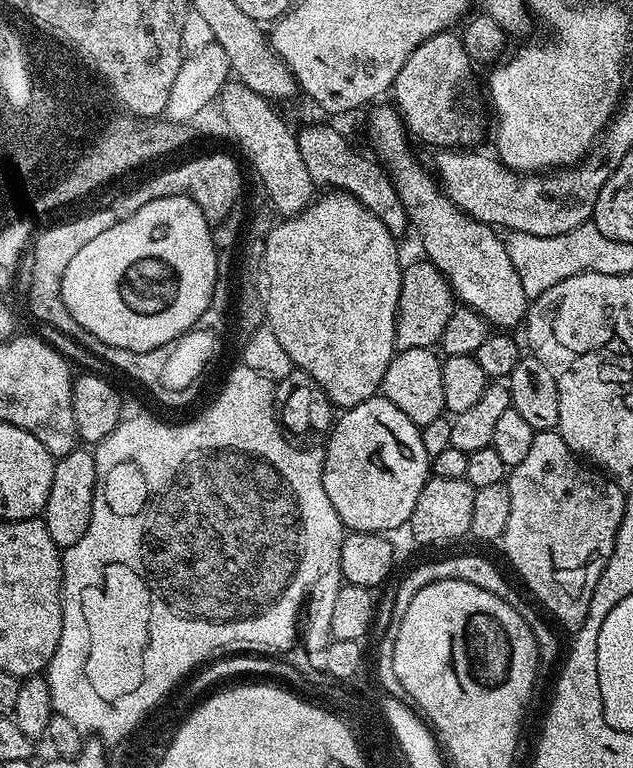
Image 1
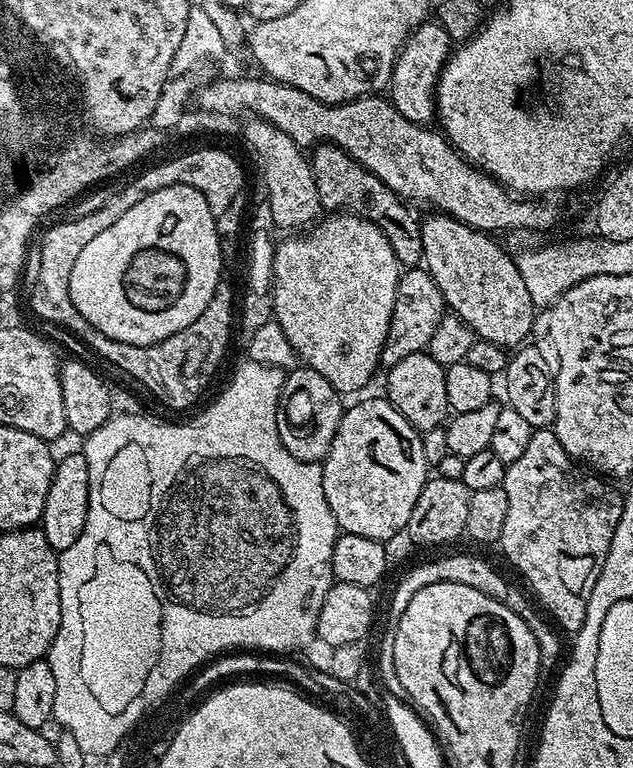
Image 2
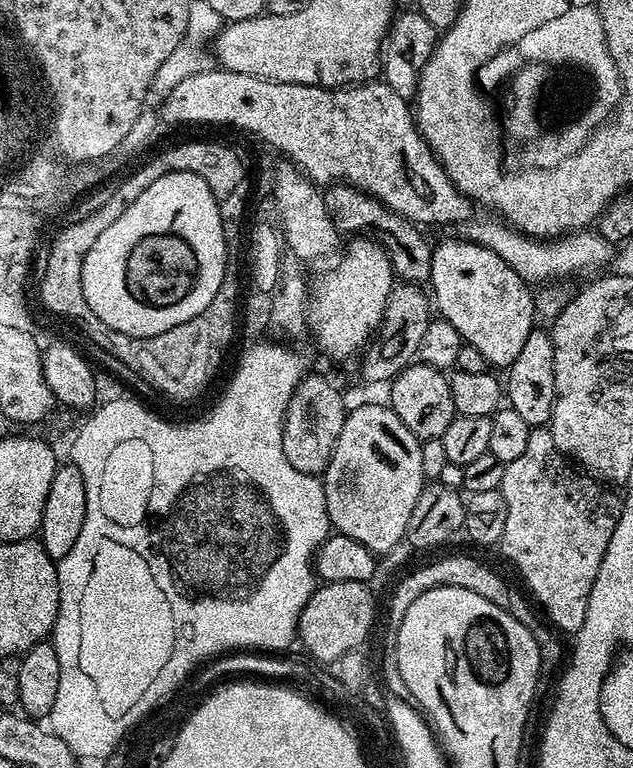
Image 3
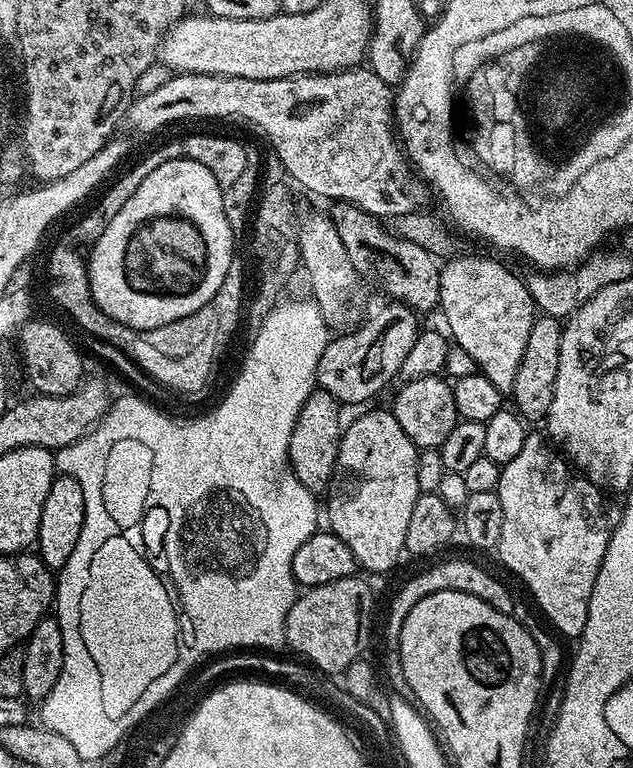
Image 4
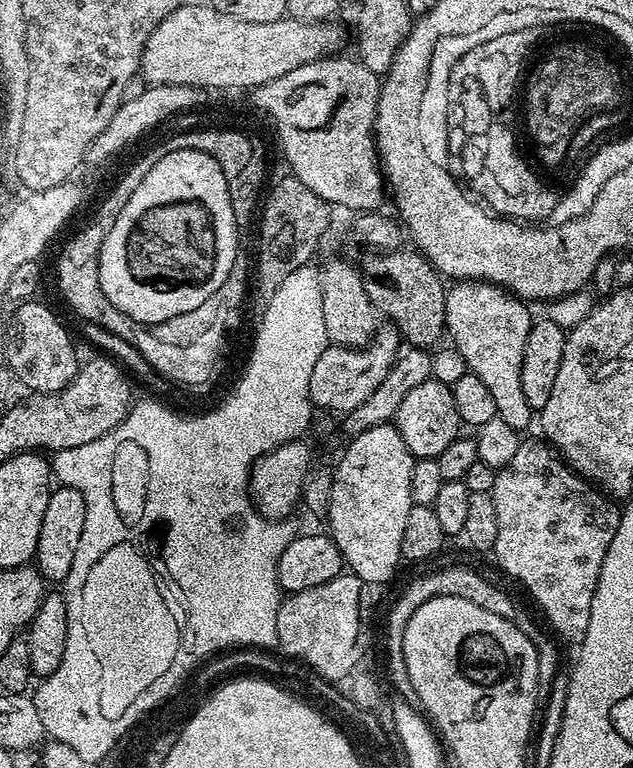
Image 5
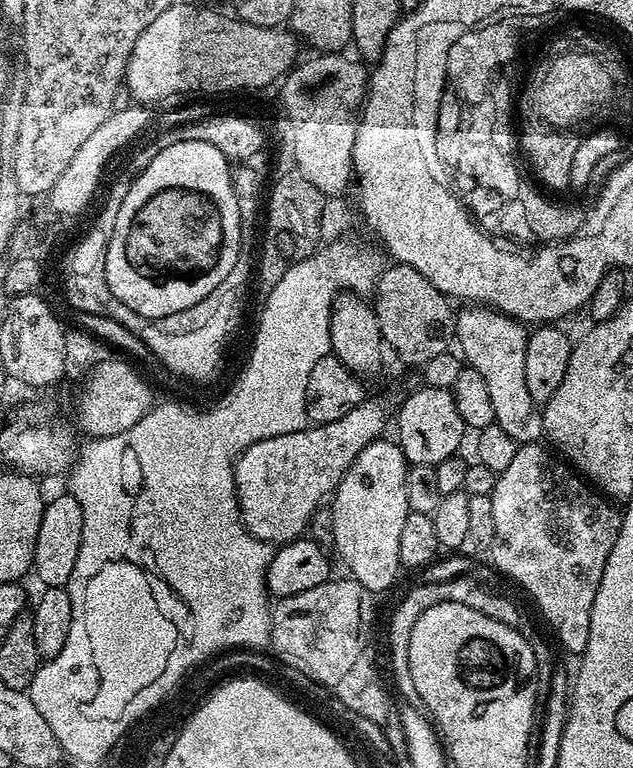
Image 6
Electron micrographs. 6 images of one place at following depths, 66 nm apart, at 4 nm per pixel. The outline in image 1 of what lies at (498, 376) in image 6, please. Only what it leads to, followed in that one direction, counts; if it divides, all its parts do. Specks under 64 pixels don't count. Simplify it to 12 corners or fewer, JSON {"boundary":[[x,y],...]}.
{"boundary":[[395,107],[368,140],[457,301],[512,330],[530,298],[501,233],[444,193]]}

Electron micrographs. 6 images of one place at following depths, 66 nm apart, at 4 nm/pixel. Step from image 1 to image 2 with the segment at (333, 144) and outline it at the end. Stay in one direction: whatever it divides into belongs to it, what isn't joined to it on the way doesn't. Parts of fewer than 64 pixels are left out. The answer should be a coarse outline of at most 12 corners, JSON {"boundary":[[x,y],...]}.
{"boundary":[[327,142],[311,149],[321,209],[374,222],[401,265],[420,220],[382,178]]}

